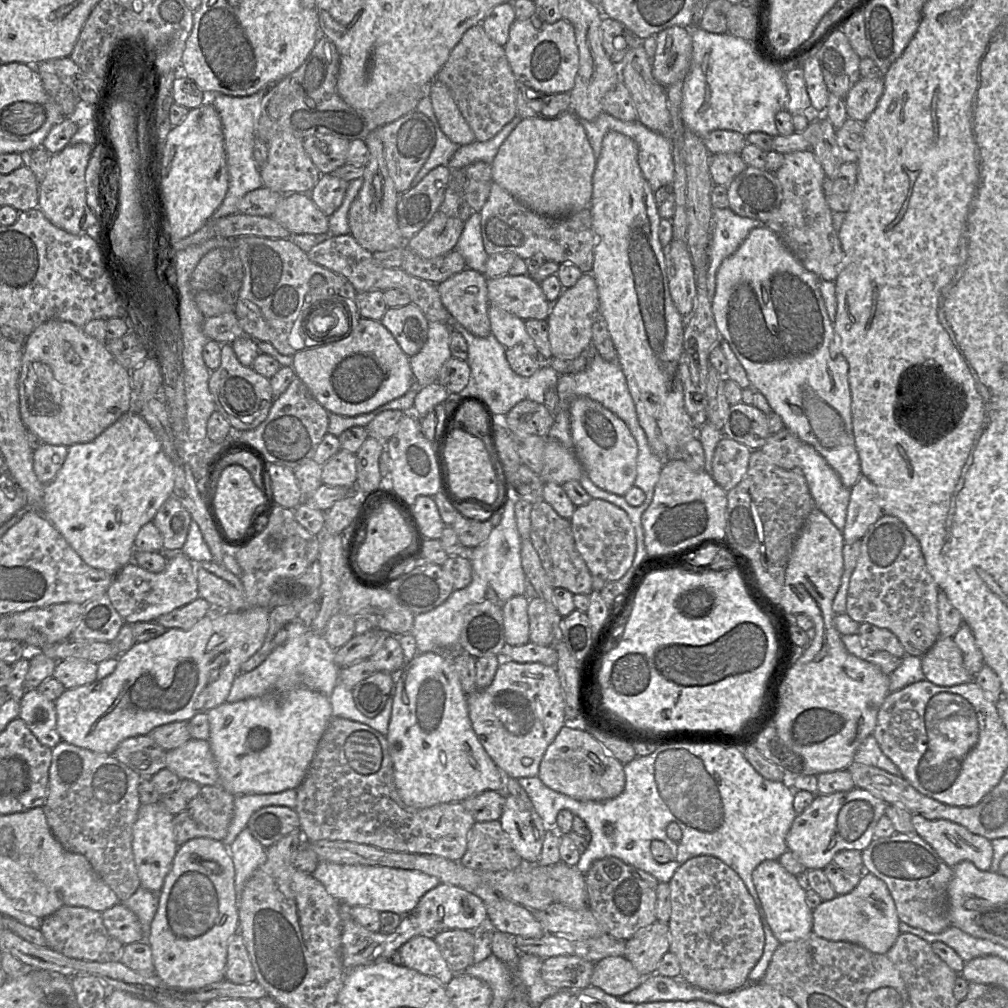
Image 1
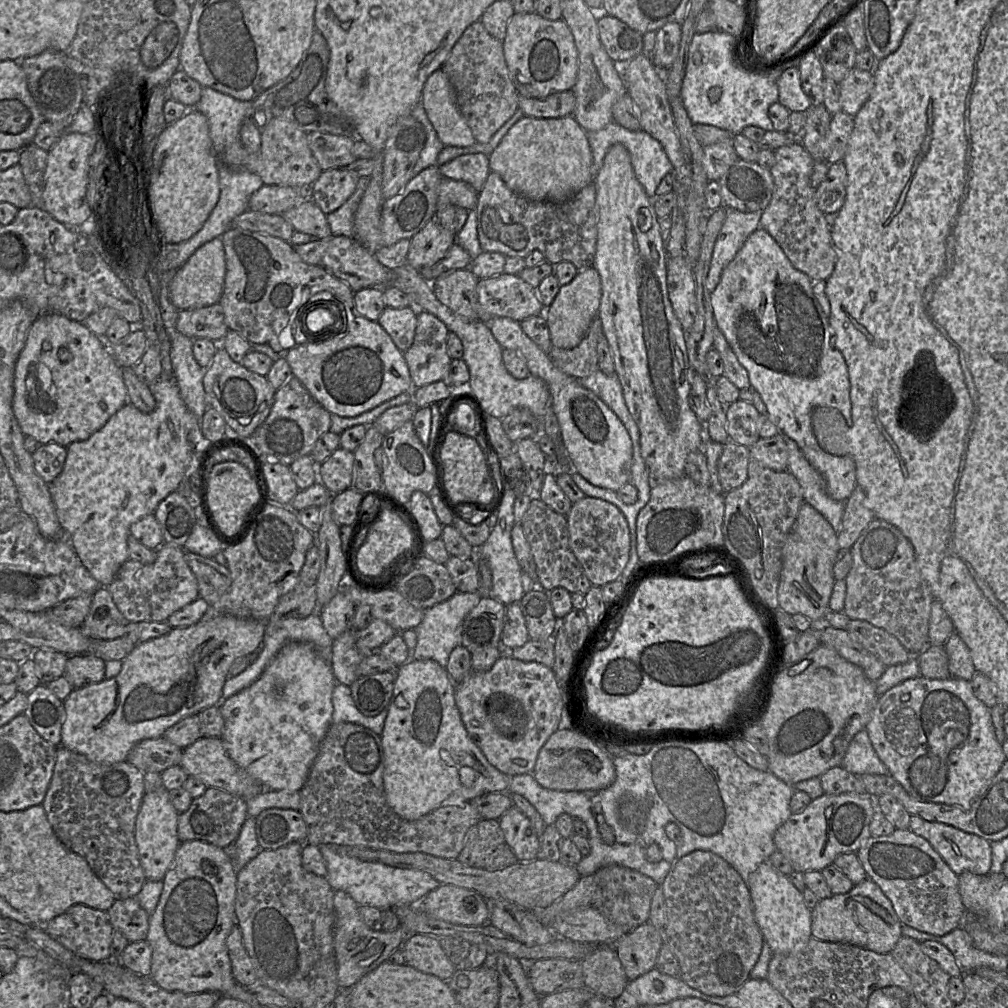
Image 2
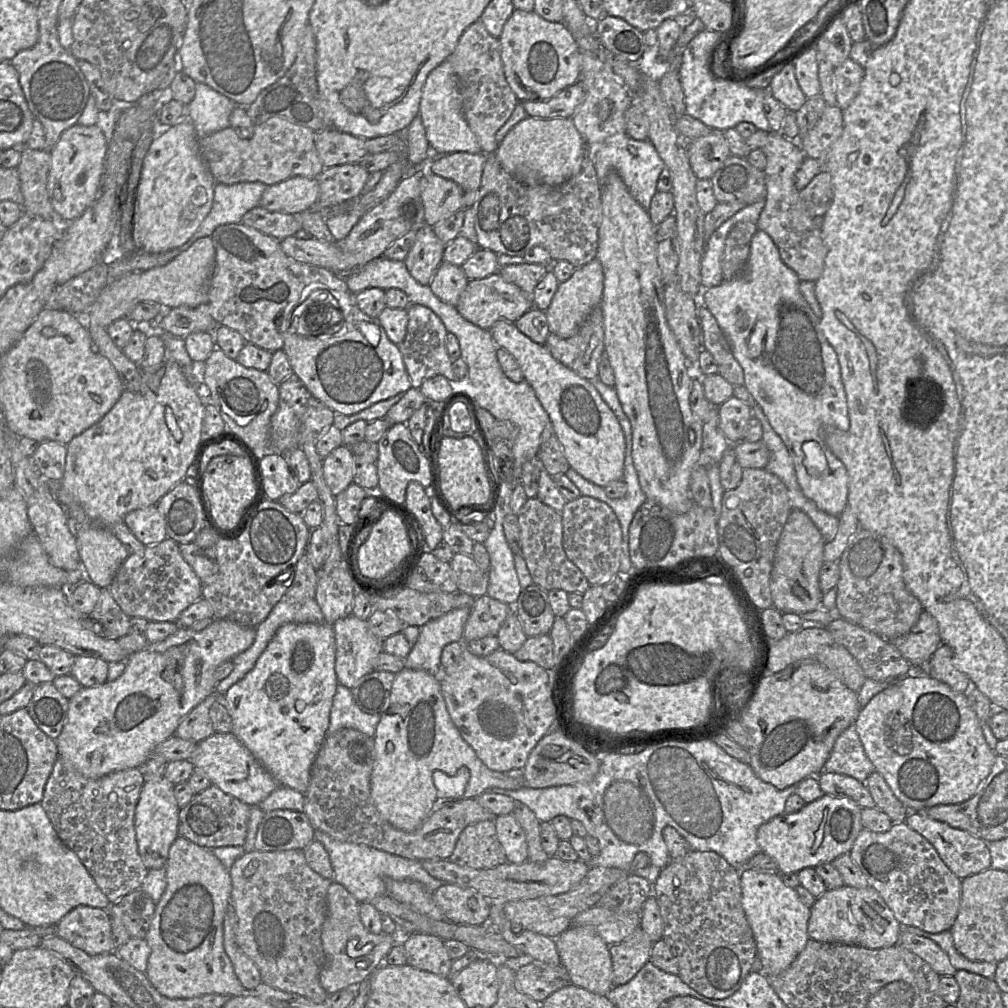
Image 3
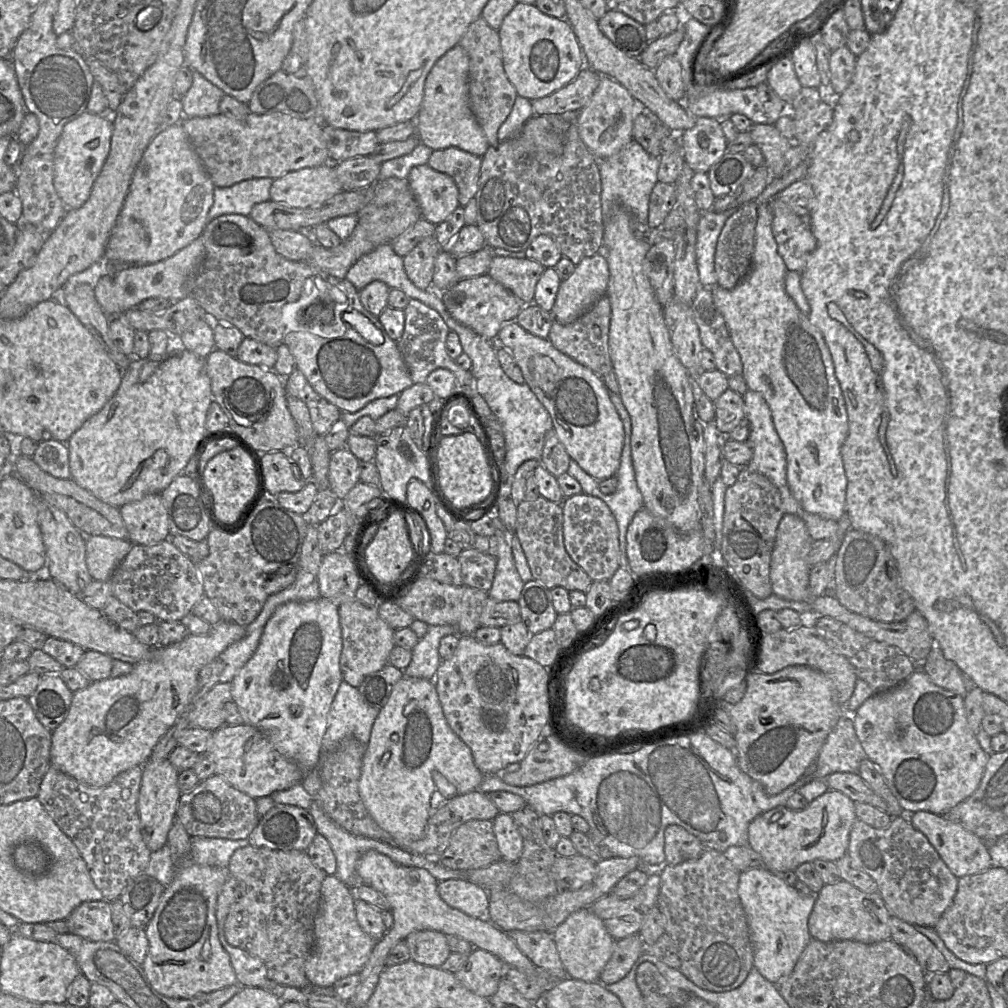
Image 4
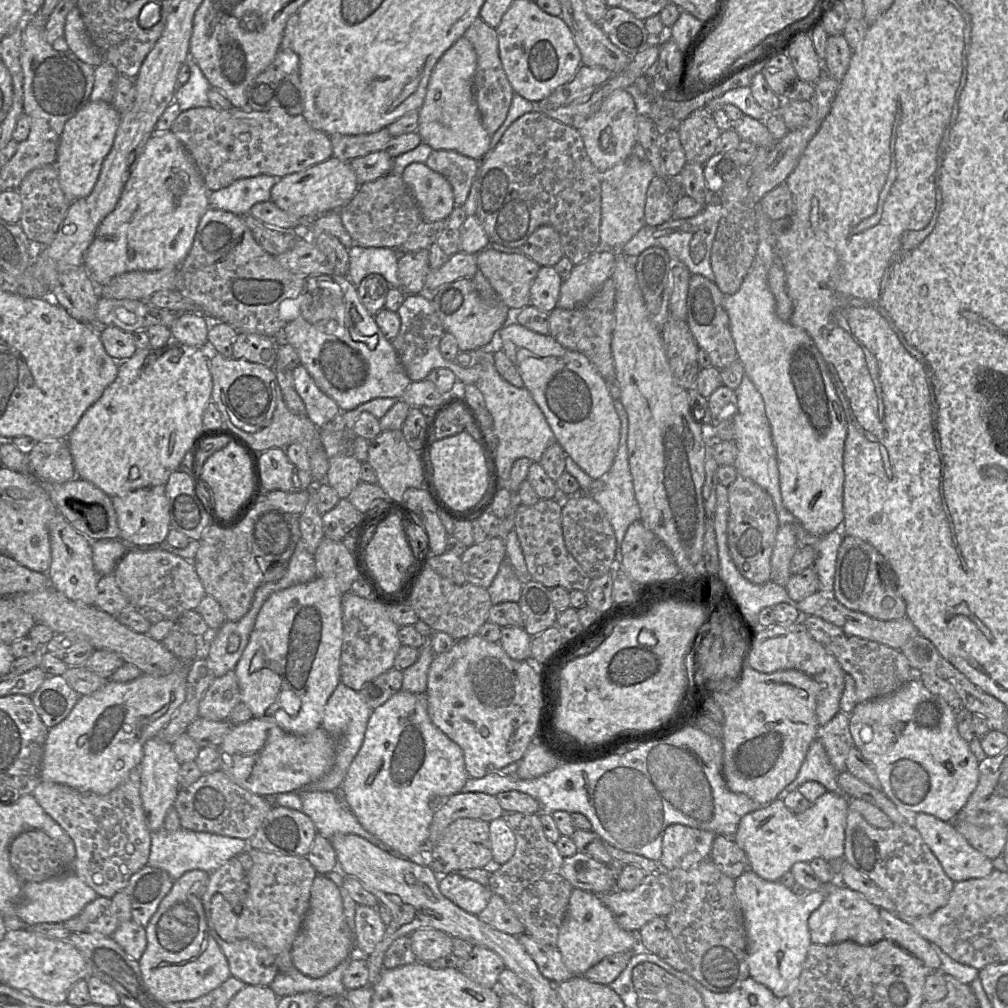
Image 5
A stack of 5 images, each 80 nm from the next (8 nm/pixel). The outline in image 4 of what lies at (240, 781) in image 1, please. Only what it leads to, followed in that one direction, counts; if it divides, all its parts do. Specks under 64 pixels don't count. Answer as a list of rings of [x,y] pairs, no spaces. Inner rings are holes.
[[[322,597],[280,605],[267,621],[255,653],[231,682],[232,699],[243,717],[243,724],[251,725],[266,735],[274,749],[297,763],[304,775],[321,761],[328,714],[343,681],[340,668],[343,640],[338,608]]]

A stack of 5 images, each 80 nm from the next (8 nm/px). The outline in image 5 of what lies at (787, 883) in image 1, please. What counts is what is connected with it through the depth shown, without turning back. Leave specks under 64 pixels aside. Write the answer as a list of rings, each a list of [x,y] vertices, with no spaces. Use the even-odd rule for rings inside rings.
[[[749,868],[735,881],[735,894],[747,934],[749,976],[779,998],[788,998],[802,972],[812,943],[808,927],[809,916],[823,903],[831,886],[822,885],[805,897],[799,897],[778,881],[767,881]]]

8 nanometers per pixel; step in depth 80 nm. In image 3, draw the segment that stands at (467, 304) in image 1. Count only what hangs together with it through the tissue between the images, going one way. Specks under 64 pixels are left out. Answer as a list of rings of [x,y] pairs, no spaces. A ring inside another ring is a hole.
[[[442,262],[430,281],[430,288],[444,303],[456,307],[468,282],[460,266]]]

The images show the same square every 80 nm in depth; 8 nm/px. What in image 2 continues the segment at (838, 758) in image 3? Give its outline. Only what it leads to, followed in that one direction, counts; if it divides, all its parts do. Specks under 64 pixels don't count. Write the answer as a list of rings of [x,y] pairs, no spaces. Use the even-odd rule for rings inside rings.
[[[866,730],[858,732],[851,740],[841,767],[860,776],[863,774],[889,774],[878,757]]]

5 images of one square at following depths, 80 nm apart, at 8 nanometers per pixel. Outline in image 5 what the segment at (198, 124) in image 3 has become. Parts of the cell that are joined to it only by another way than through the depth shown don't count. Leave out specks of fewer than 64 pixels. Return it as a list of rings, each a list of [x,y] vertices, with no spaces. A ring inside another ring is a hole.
[[[188,56],[186,64],[190,68],[190,77],[183,85],[178,85],[174,101],[181,111],[209,106],[208,91],[212,88],[198,64]]]

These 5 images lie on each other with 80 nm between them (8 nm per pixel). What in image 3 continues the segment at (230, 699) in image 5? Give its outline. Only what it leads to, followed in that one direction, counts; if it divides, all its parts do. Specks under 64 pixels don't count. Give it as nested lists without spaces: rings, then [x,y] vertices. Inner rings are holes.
[[[213,691],[201,703],[194,707],[177,726],[174,735],[198,743],[215,732],[210,718],[210,708],[217,700],[223,700],[224,695]]]

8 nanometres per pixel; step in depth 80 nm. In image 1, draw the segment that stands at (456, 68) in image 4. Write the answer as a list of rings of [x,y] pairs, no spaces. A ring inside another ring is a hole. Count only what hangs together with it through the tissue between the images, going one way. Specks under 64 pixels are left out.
[[[435,79],[428,86],[428,96],[441,130],[452,142],[463,146],[475,141],[473,131],[444,83]]]

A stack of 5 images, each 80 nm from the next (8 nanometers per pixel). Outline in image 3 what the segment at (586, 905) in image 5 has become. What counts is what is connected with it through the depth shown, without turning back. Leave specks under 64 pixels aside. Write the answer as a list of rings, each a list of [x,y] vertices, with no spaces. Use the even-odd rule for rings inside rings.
[[[572,925],[555,939],[555,943],[571,984],[604,996],[614,987],[610,947],[592,927]]]

